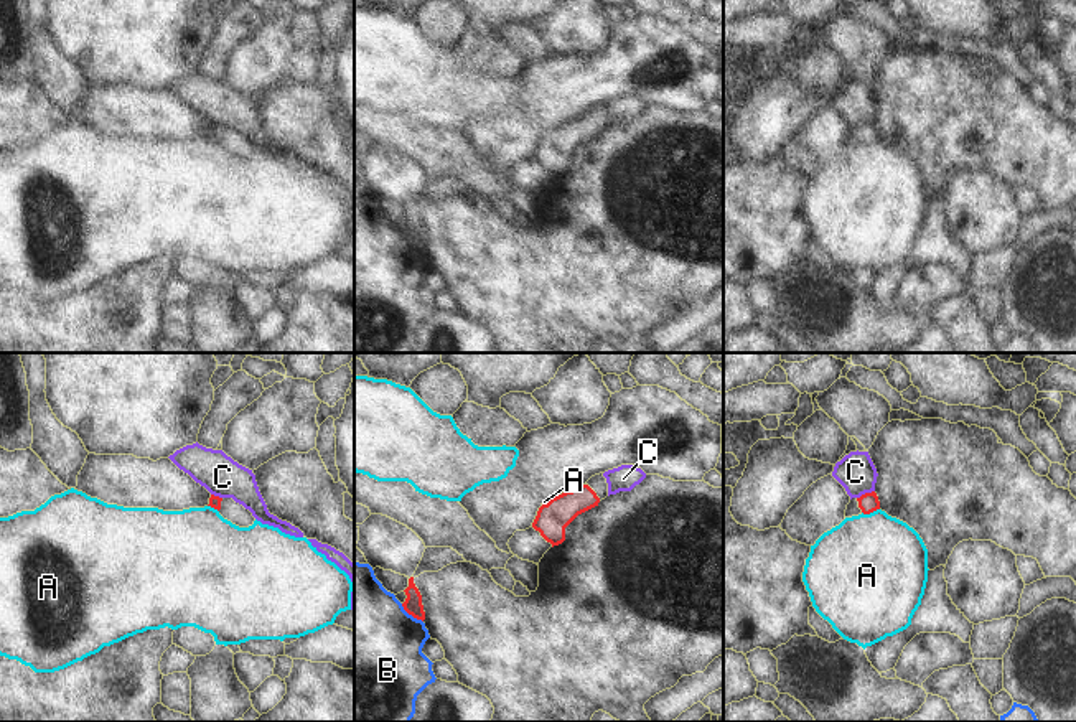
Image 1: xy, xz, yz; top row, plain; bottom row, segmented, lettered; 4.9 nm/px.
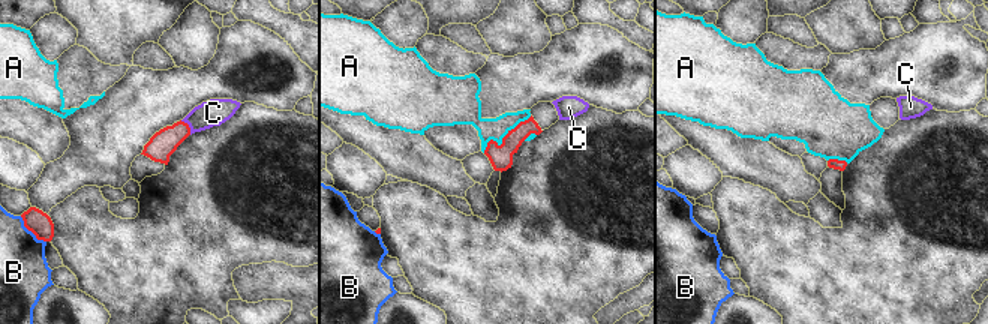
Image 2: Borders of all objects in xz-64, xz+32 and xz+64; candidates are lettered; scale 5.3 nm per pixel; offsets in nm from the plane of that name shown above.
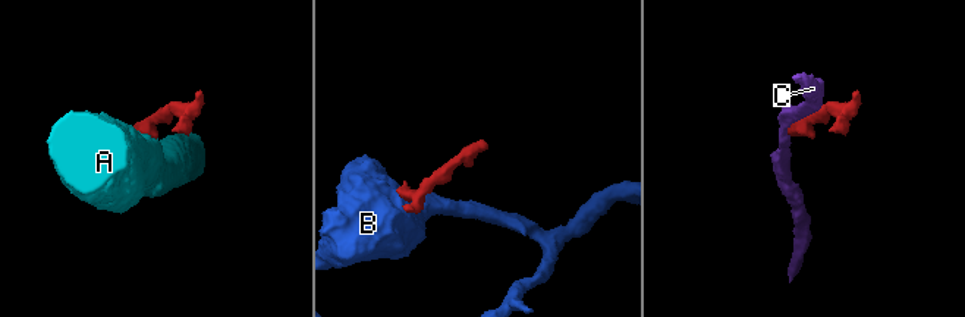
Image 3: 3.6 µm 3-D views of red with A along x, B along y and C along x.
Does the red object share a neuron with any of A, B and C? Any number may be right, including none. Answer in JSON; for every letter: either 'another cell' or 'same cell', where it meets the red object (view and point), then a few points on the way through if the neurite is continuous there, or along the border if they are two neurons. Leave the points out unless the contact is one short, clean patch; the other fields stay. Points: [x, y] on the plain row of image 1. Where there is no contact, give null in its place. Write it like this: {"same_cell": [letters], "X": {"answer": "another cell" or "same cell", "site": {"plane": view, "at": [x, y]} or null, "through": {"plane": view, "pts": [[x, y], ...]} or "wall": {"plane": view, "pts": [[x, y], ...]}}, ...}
{"same_cell": [], "A": {"answer": "another cell", "site": {"plane": "yz", "at": [870, 142]}, "wall": {"plane": "yz", "pts": [[879, 139], [862, 144]]}}, "B": {"answer": "another cell", "site": {"plane": "xz", "at": [411, 244]}, "wall": {"plane": "xz", "pts": [[401, 234], [422, 253]]}}, "C": {"answer": "another cell", "site": {"plane": "yz", "at": [865, 124]}, "wall": {"plane": "yz", "pts": [[874, 121], [857, 129]]}}}

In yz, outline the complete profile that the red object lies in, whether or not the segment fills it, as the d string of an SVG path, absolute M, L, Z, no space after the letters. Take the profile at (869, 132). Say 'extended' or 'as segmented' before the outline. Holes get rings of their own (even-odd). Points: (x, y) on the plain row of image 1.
extended; M875 122L865 124L860 129L852 129L845 140L845 148L870 145L880 140L880 132Z

